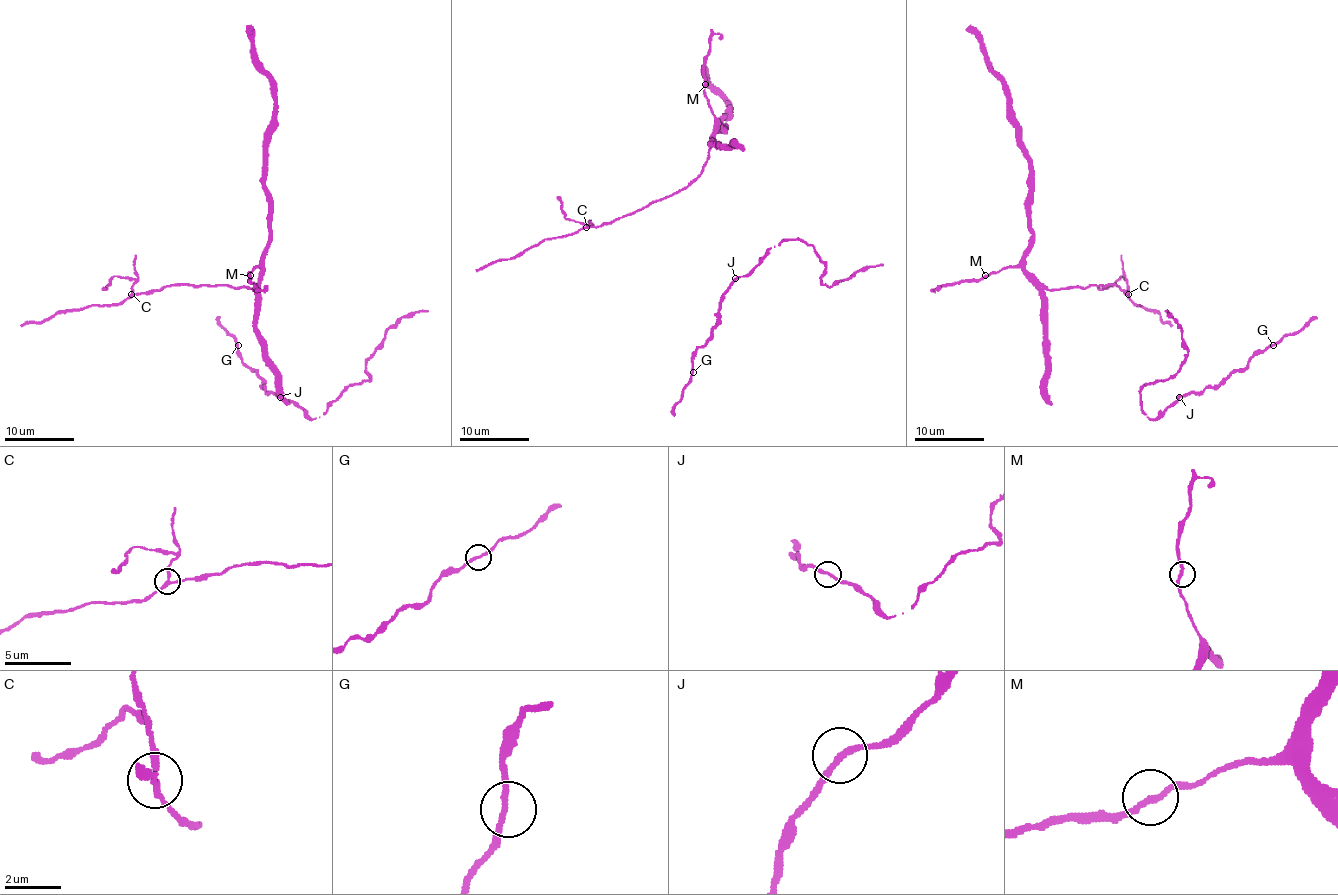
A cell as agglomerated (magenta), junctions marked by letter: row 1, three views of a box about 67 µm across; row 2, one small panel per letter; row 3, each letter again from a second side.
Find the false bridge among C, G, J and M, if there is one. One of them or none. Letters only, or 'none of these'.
C

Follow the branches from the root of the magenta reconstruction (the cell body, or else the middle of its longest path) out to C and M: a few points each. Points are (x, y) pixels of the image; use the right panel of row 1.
C: (1046, 374), (1046, 289), (1115, 284), (1127, 294)
M: (1046, 374), (1043, 289), (1020, 267), (1006, 267), (985, 275)

